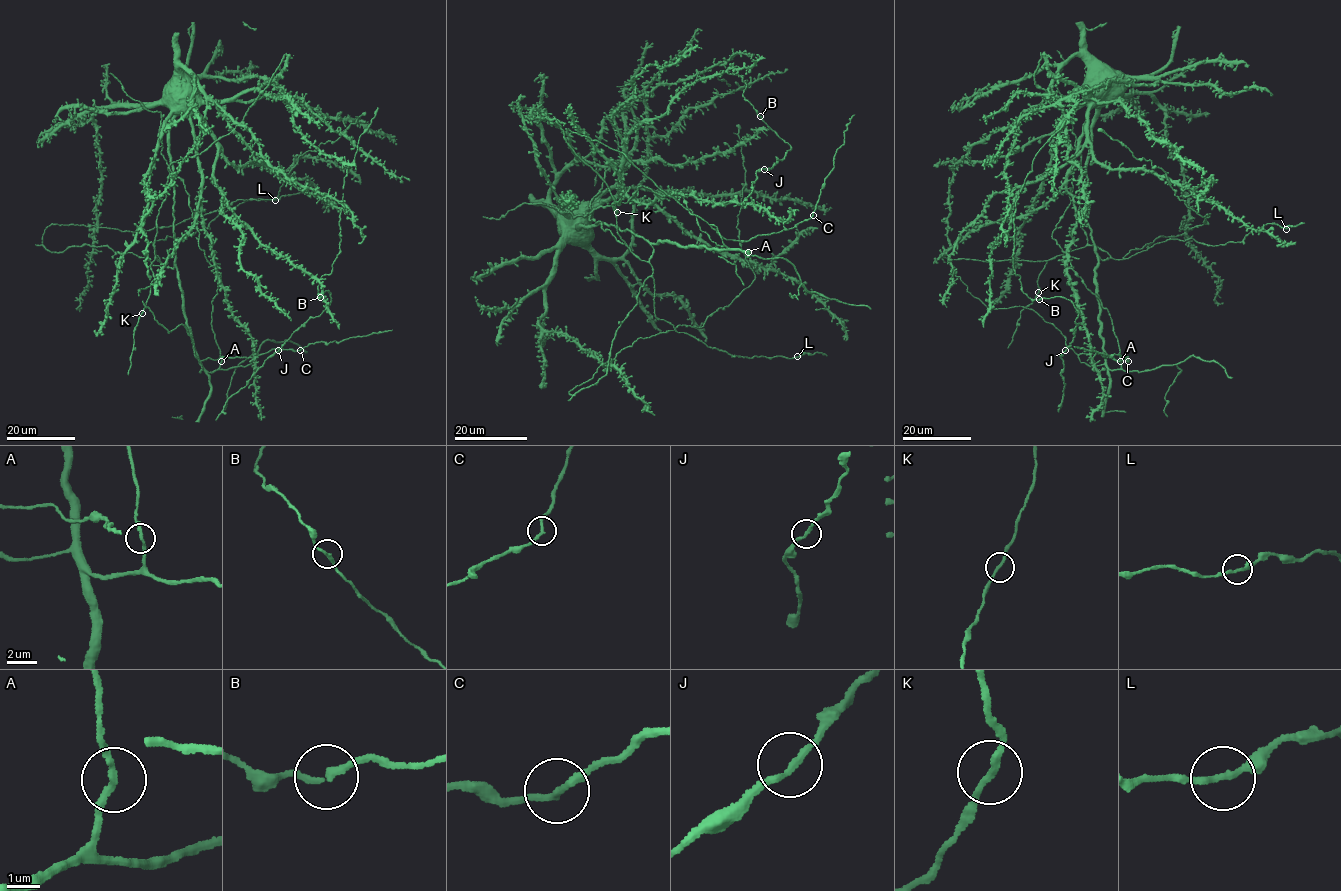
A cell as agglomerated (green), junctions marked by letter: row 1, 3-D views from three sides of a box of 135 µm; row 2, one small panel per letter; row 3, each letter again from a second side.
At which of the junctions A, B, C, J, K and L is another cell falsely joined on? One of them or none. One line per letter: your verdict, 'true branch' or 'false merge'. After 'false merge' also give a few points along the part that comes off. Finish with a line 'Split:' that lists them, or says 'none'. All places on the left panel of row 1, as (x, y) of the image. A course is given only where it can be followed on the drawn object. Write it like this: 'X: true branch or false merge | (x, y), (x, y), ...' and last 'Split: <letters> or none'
A: true branch
B: true branch
C: true branch
J: true branch
K: true branch
L: true branch
Split: none

